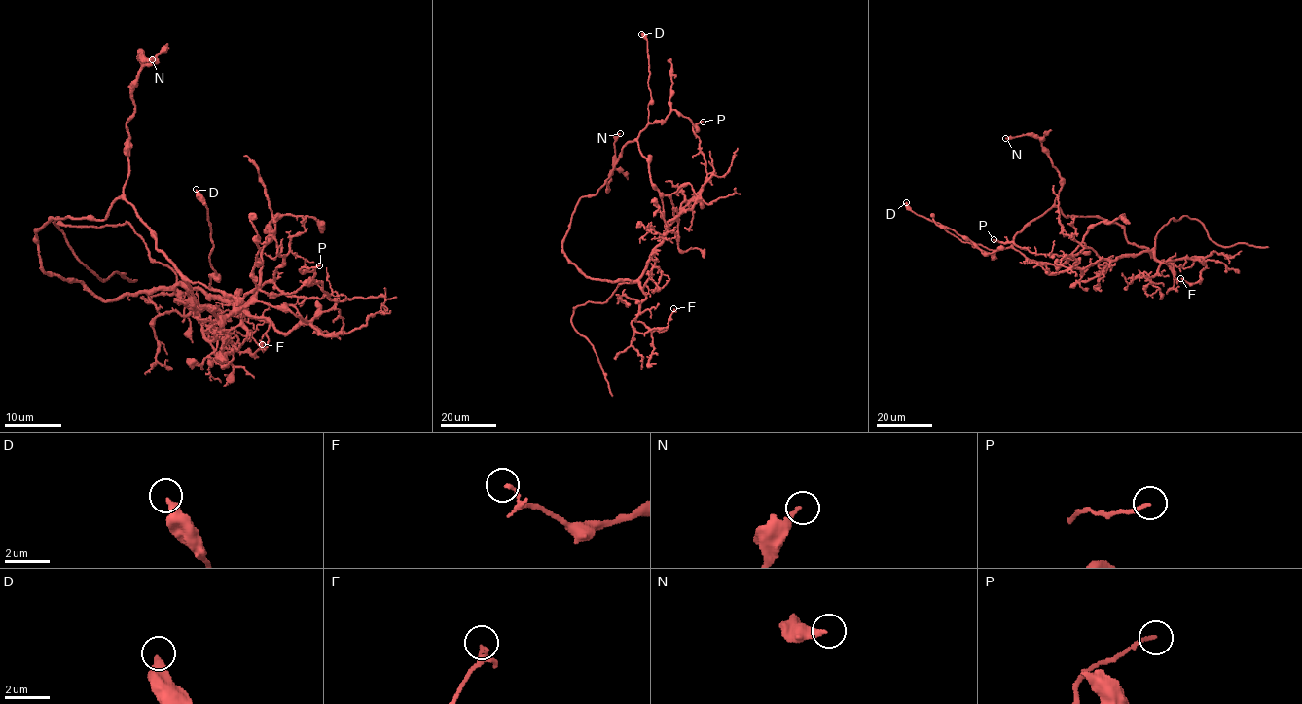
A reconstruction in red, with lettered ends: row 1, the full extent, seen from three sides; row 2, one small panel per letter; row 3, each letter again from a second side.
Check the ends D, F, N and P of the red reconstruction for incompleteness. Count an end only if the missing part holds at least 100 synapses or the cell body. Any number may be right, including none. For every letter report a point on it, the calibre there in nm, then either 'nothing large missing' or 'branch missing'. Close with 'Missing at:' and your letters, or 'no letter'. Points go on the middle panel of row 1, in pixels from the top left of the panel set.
D: place (641, 34); calibre 400 nm; nothing large missing
F: place (673, 308); calibre 150 nm; nothing large missing
N: place (620, 133); calibre 200 nm; nothing large missing
P: place (703, 122); calibre 160 nm; nothing large missing
Missing at: no letter

